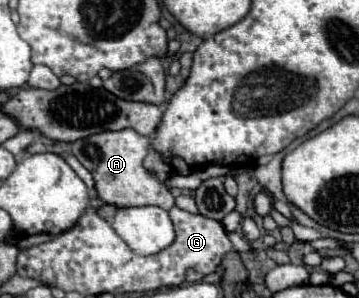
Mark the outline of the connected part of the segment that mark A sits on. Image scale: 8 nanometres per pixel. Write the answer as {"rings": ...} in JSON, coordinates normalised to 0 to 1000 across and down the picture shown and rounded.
{"rings":[[[351,430],[329,443],[256,450],[234,470],[201,477],[195,490],[217,544],[256,584],[267,644],[295,685],[312,685],[329,698],[429,685],[457,705],[474,705],[485,691],[485,658],[474,631],[451,604],[440,604],[423,570],[401,564],[401,530],[412,517],[407,503],[418,503],[418,463],[390,456],[368,430]]]}

